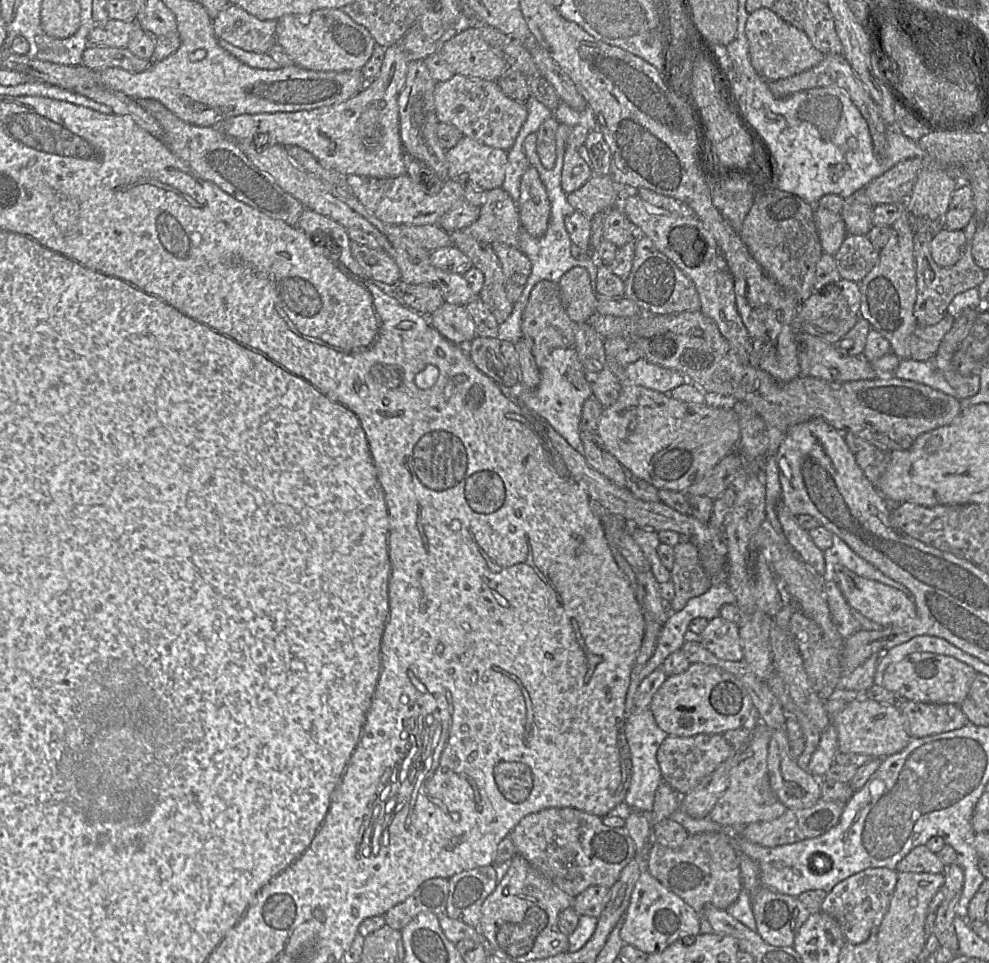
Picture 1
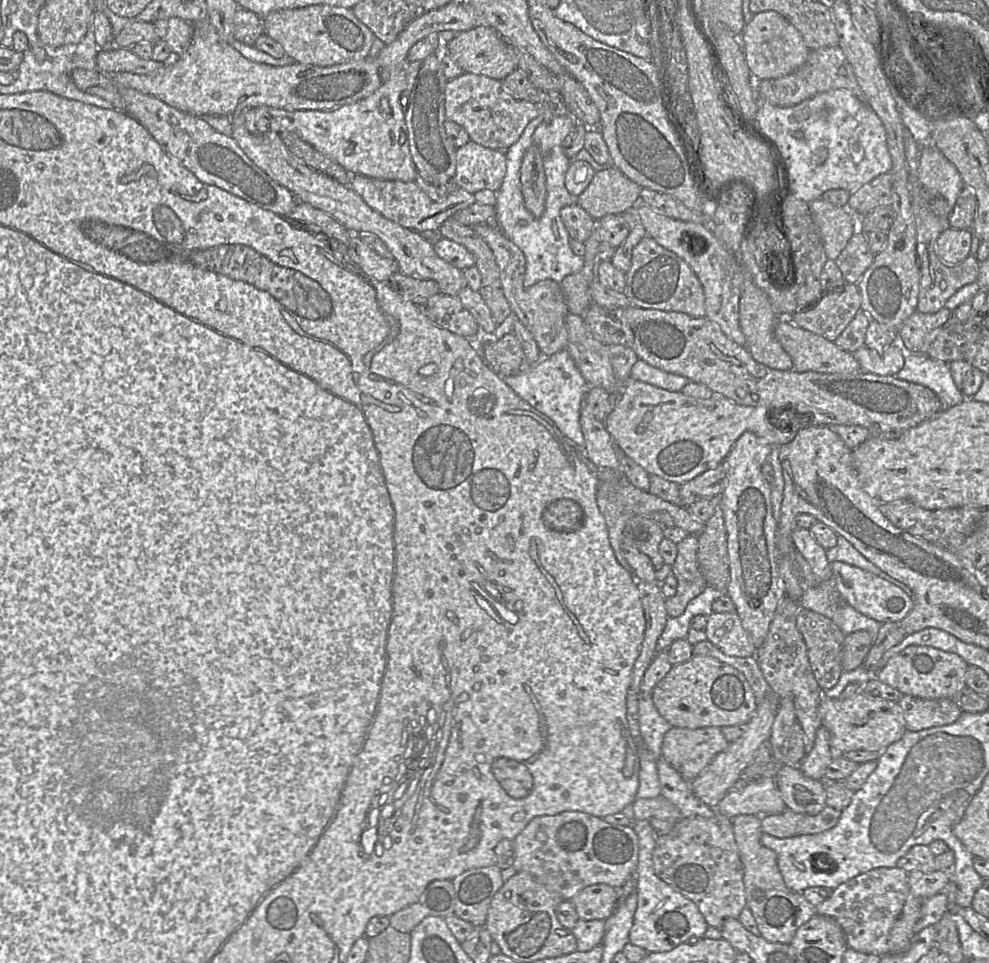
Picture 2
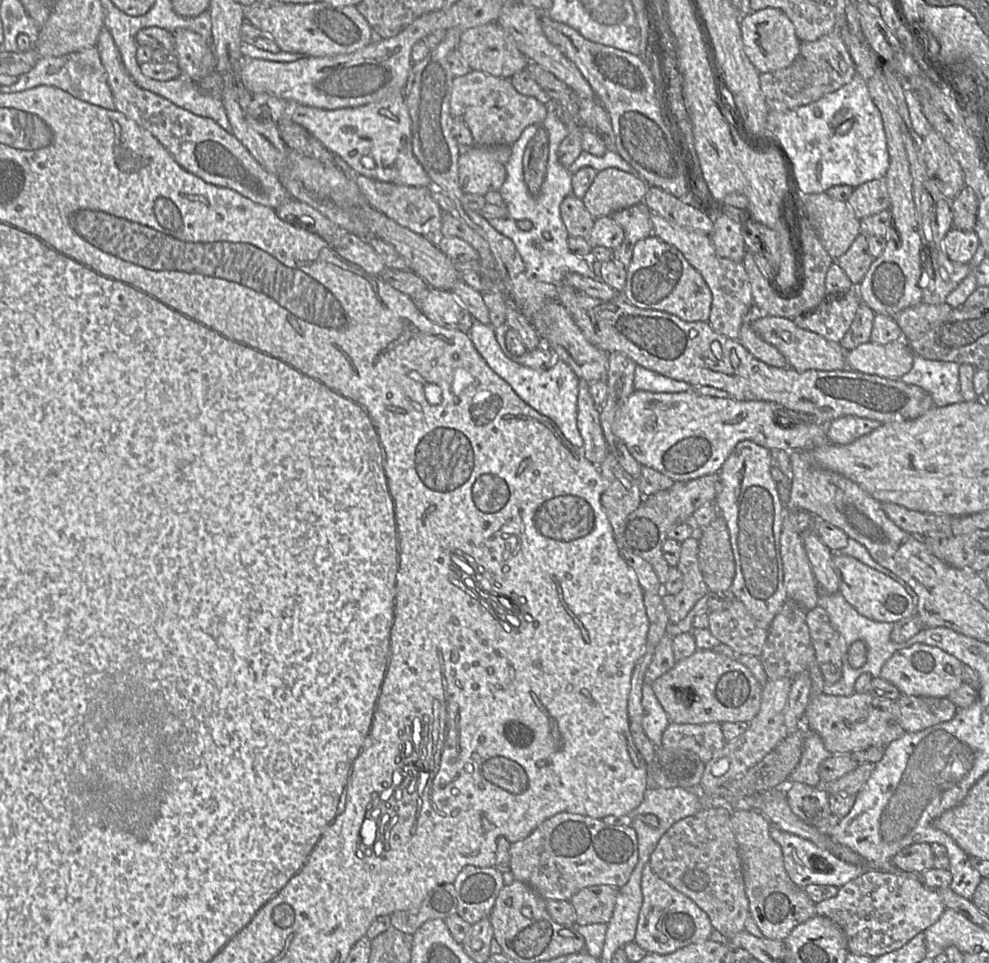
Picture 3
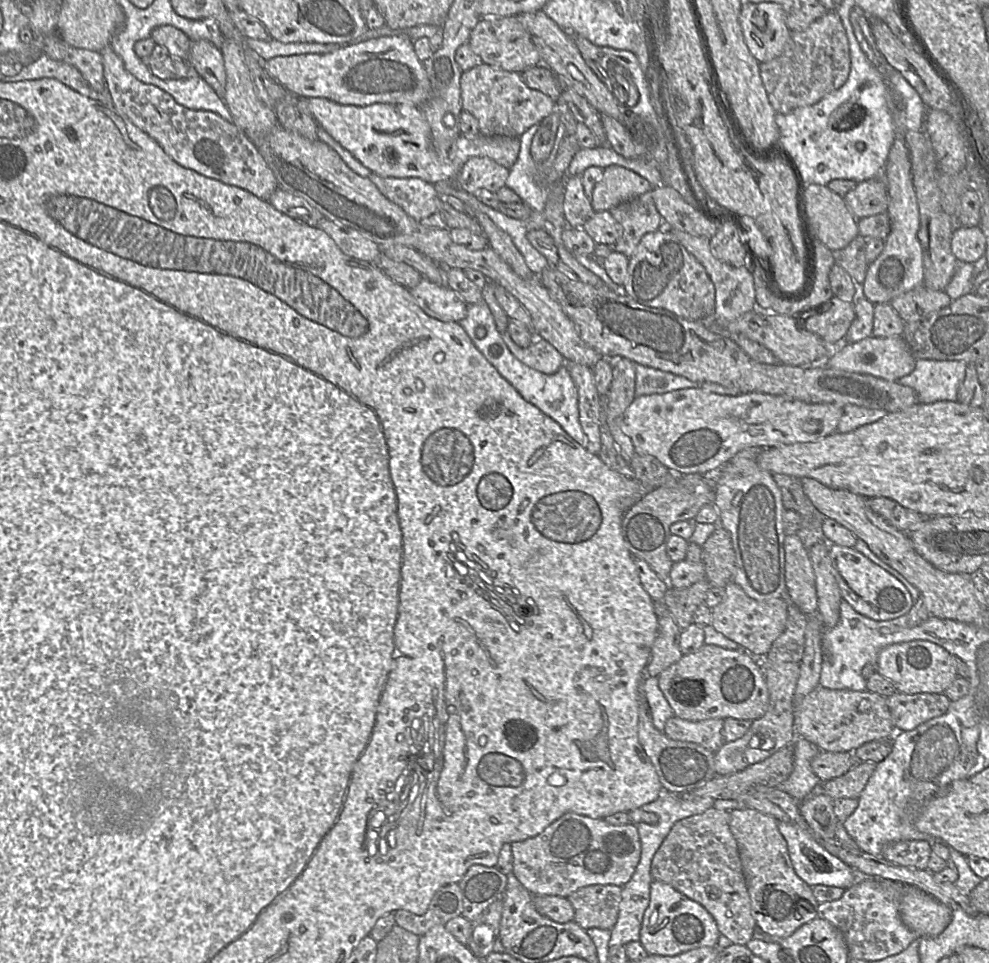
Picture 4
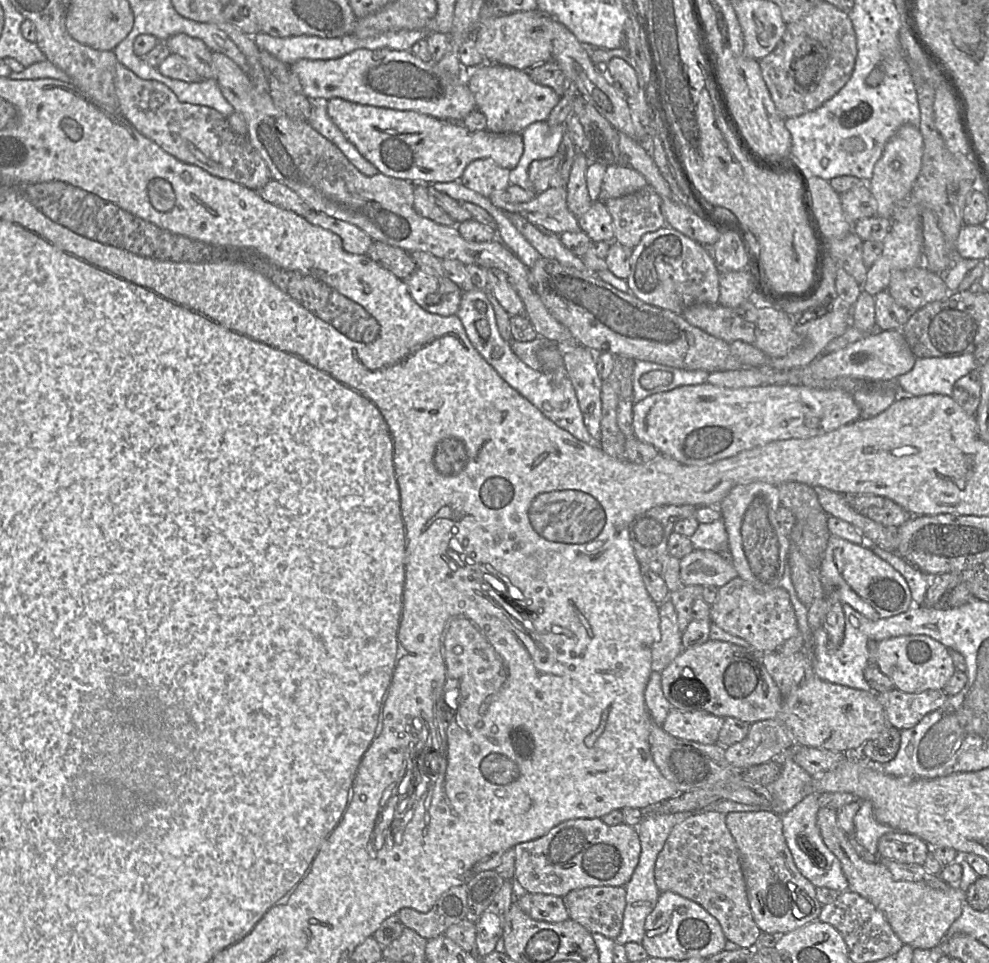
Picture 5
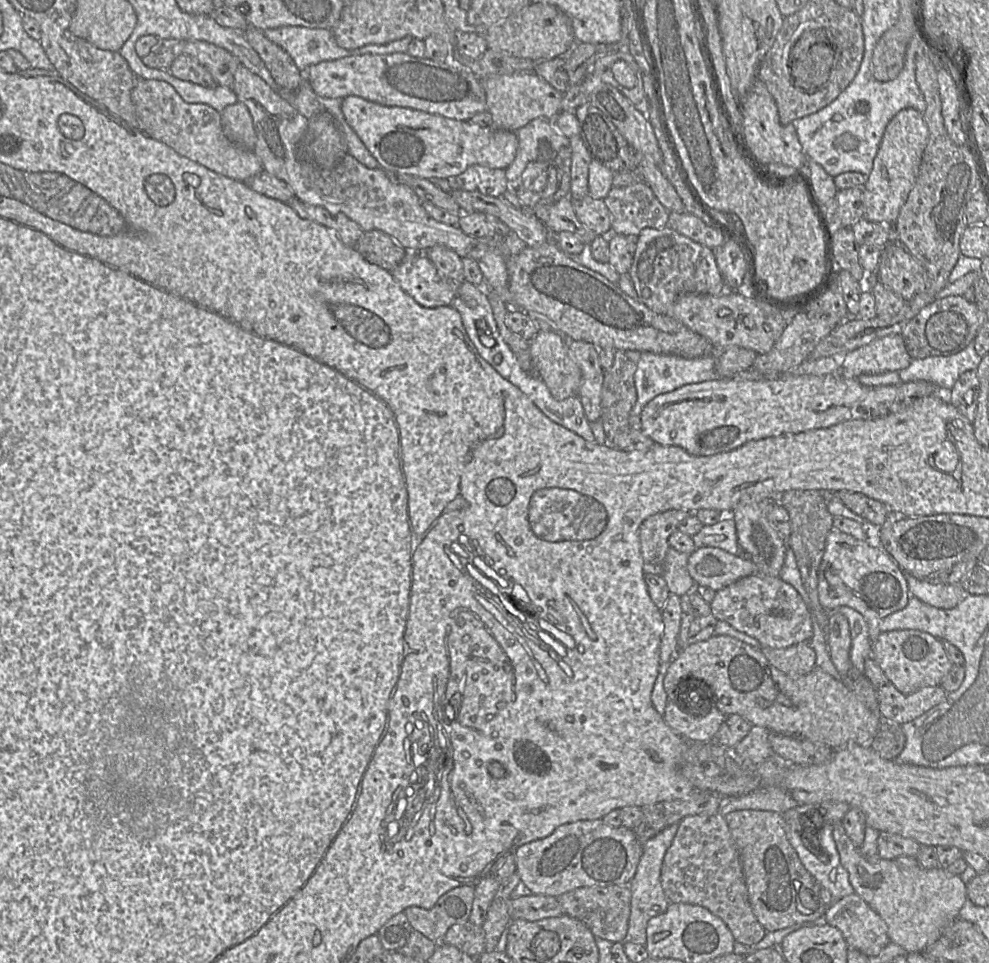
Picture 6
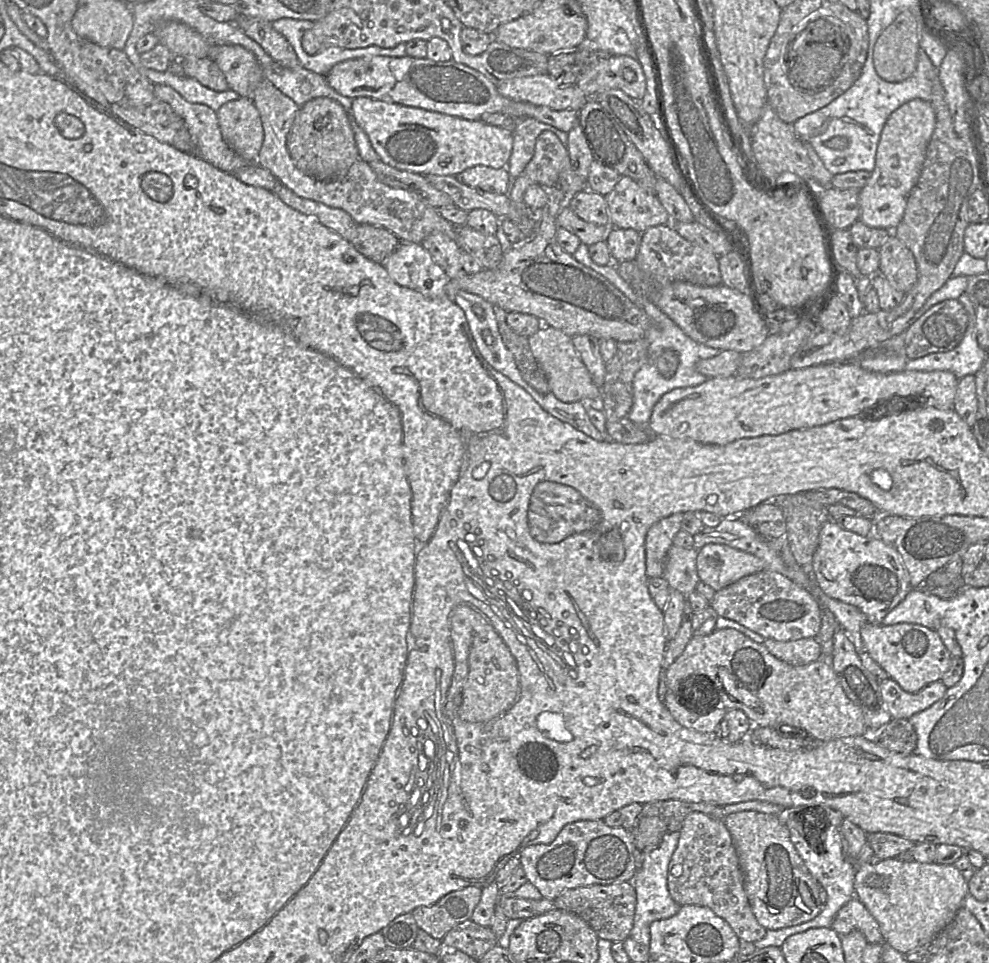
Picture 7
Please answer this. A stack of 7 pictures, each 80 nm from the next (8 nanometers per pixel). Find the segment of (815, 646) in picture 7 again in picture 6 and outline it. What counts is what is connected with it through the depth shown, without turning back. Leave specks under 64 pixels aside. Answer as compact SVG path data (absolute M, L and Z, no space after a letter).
M800 642L782 649L761 647L768 662L782 673L801 676L815 667L816 655L808 642Z

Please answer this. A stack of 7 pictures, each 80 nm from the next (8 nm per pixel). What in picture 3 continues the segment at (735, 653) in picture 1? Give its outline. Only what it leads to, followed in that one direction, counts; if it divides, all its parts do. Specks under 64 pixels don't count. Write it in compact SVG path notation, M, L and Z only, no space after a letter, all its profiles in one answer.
M731 597L726 608L708 612L708 621L708 629L721 644L730 647L737 654L760 657L769 625L756 620L741 601Z

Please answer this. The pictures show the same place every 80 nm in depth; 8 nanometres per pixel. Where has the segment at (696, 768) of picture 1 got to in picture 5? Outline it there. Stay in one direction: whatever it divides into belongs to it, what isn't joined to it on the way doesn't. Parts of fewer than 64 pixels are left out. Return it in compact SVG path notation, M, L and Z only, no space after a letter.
M672 707L661 725L668 734L702 744L715 744L724 718L705 711L687 712Z

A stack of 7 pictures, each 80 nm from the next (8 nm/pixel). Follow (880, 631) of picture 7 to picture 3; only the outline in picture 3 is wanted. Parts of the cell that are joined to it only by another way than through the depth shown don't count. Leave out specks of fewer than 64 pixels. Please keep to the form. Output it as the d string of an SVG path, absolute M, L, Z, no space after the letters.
M922 643L895 652L882 666L880 677L896 686L901 695L944 698L962 683L963 663L944 650Z

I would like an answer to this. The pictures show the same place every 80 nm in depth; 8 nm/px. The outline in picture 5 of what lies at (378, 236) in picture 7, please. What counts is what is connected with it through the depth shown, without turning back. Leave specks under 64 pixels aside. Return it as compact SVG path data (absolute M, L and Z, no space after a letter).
M379 241L372 243L366 256L401 280L409 277L417 268L410 253Z

